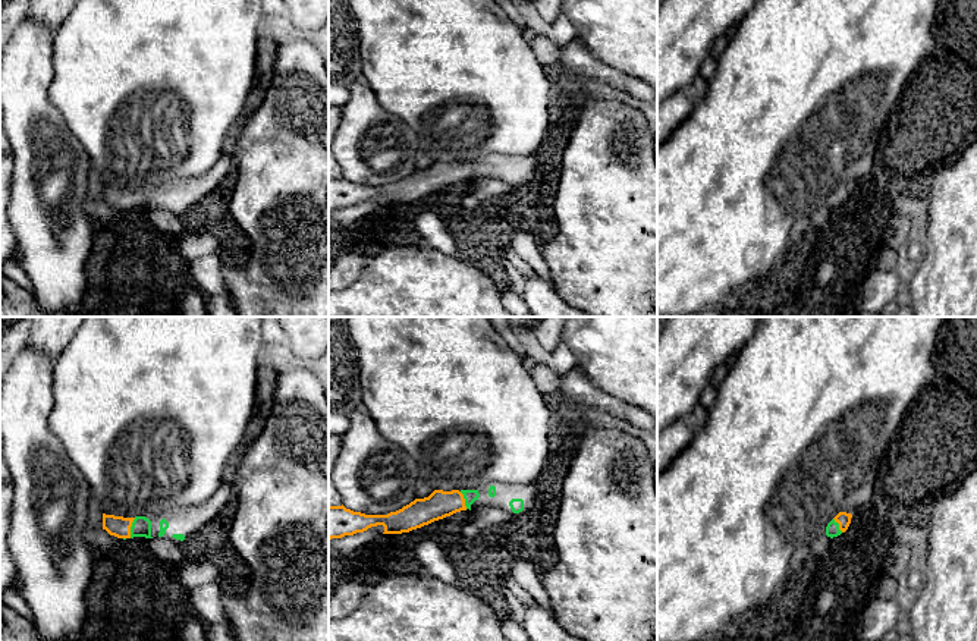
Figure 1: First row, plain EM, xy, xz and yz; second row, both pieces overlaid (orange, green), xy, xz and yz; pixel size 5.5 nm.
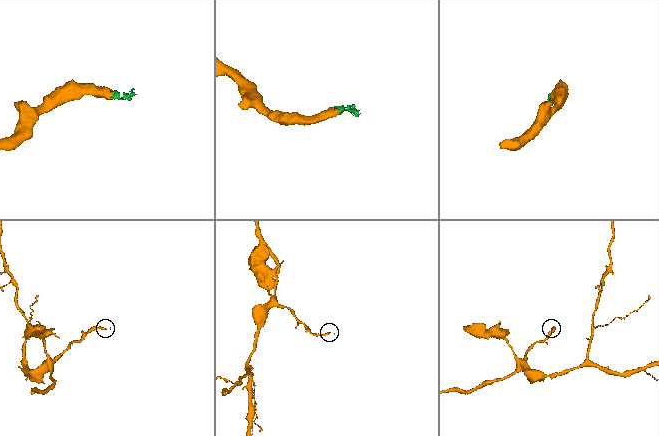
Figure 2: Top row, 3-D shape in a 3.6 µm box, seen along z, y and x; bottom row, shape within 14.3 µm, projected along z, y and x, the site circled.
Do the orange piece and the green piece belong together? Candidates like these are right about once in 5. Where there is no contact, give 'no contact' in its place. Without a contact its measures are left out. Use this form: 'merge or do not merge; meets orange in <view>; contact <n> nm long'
merge; meets orange in xy; contact 120 nm long

